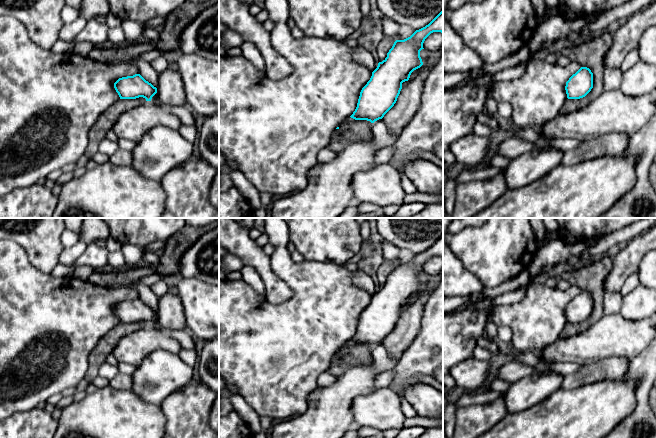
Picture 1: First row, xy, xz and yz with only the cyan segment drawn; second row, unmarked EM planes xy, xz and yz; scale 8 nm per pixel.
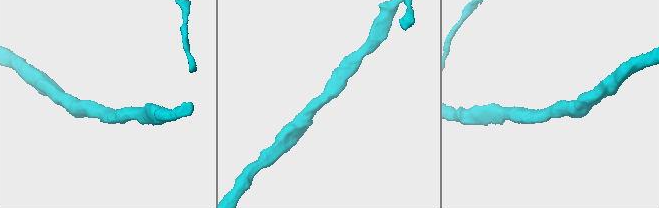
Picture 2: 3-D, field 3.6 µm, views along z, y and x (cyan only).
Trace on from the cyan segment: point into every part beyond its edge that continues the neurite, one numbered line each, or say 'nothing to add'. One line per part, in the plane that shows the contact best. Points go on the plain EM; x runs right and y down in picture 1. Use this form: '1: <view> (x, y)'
nothing to add

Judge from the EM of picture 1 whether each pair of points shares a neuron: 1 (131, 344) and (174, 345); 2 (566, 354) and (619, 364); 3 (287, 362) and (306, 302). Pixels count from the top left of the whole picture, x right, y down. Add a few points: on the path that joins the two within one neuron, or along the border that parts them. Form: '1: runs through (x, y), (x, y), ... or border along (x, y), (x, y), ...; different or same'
1: runs through (142, 343), (163, 343); same
2: border along (621, 355), (605, 357), (580, 366); different
3: runs through (288, 347), (305, 330), (306, 317); same

